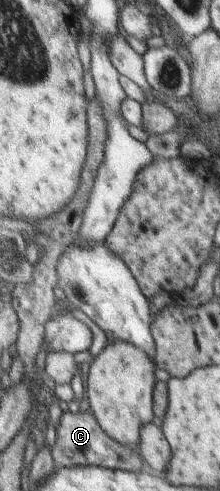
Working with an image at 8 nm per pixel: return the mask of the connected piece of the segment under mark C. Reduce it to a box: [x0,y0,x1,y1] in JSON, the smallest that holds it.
[51,411,144,472]

